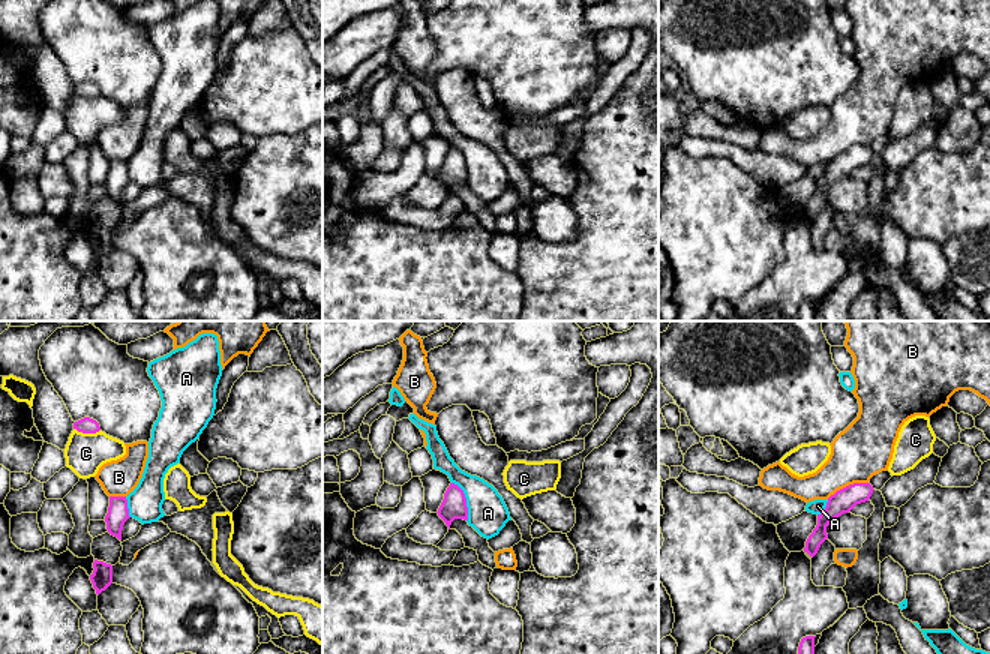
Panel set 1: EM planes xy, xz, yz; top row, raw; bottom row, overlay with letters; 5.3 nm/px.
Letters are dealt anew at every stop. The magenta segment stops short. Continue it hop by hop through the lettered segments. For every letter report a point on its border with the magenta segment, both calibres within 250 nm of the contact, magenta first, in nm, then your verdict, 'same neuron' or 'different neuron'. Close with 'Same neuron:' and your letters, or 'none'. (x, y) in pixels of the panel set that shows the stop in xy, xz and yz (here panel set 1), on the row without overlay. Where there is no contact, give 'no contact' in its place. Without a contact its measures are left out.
A: contact xz (465, 165); calibres 140 and 220 nm; different neuron
B: contact yz (846, 150); calibres 120 and 300 nm; different neuron
C: contact xy (87, 96); calibres 90 and 220 nm; different neuron
Same neuron: none

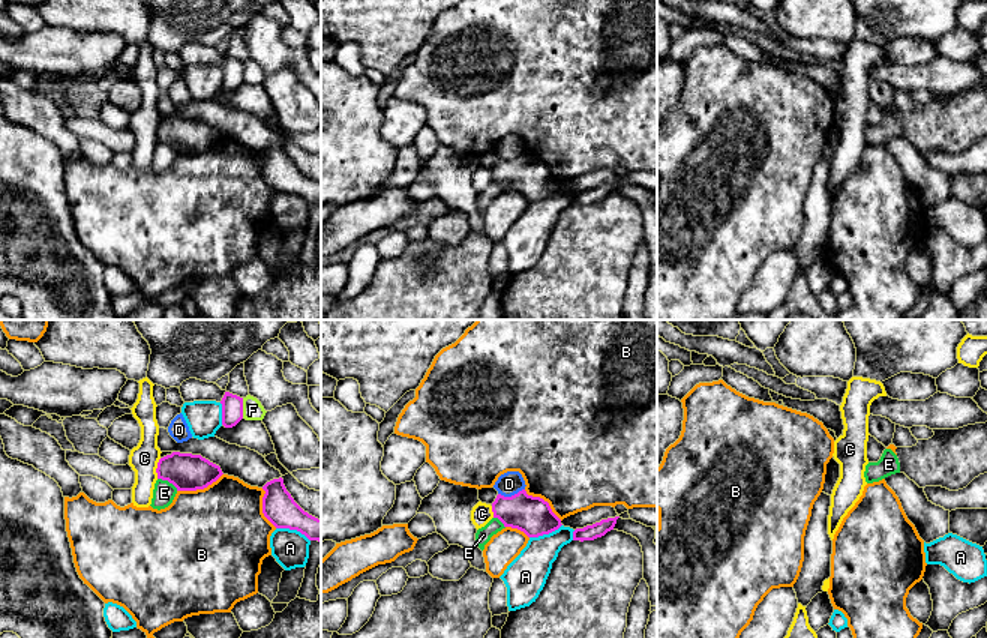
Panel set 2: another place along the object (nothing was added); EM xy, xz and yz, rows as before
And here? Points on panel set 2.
A: contact xy (293, 192); calibres 180 and 200 nm; different neuron
B: contact xy (200, 152); calibres 200 and 480 nm; different neuron
C: contact xy (156, 132); calibres 200 and 150 nm; different neuron
D: contact xz (512, 159); calibres 200 and 130 nm; different neuron
E: contact xy (168, 144); calibres 200 and 120 nm; different neuron
F: contact xy (242, 72); calibres 110 and 110 nm; different neuron
Same neuron: none

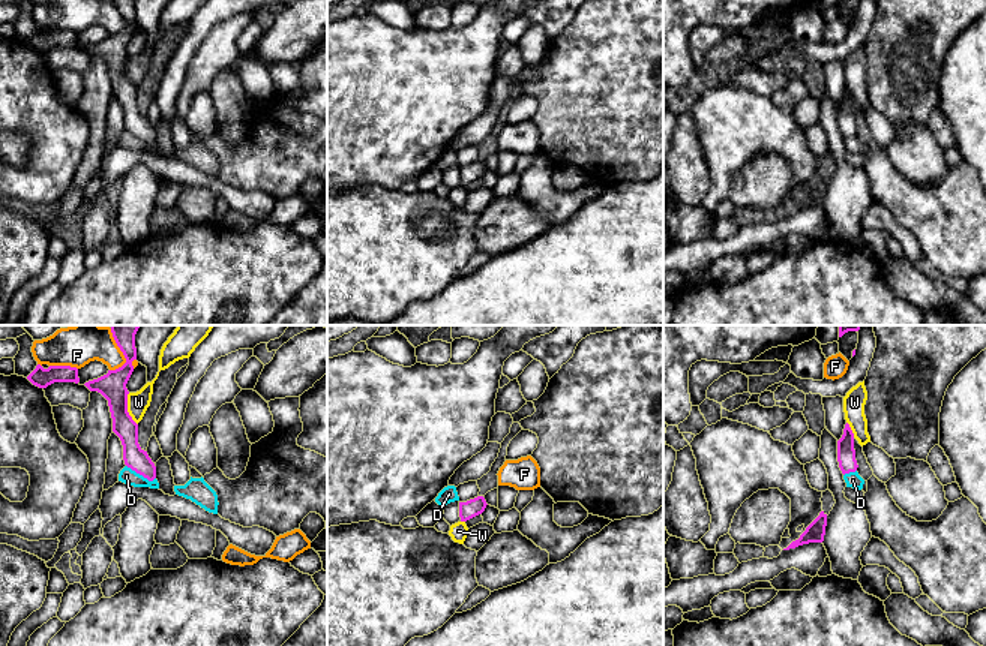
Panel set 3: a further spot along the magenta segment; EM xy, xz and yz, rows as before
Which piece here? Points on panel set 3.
D: contact xy (141, 138); calibres 120 and 90 nm; different neuron
F: contact xy (123, 18); calibres 140 and 170 nm; different neuron
W: contact xy (126, 74); calibres 140 and 120 nm; different neuron
Same neuron: none

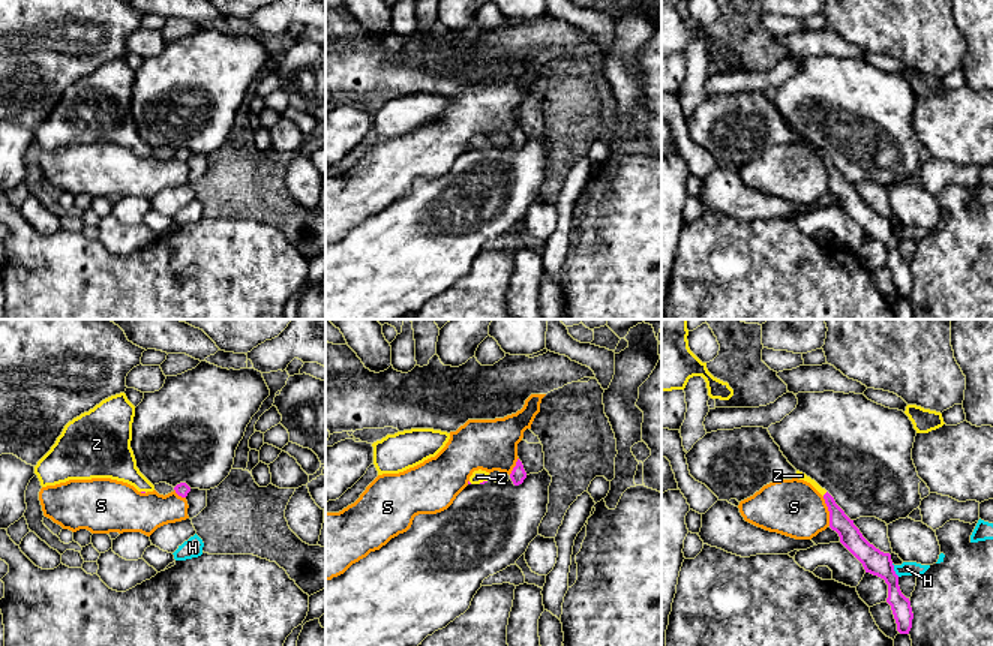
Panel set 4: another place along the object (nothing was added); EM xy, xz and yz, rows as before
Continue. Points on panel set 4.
H: contact yz (893, 234); calibres 140 and 80 nm; different neuron
S: contact yz (828, 174); calibres 120 and 300 nm; different neuron
Z: contact yz (825, 158); calibres 110 and 40 nm; same neuron
Same neuron: Z

